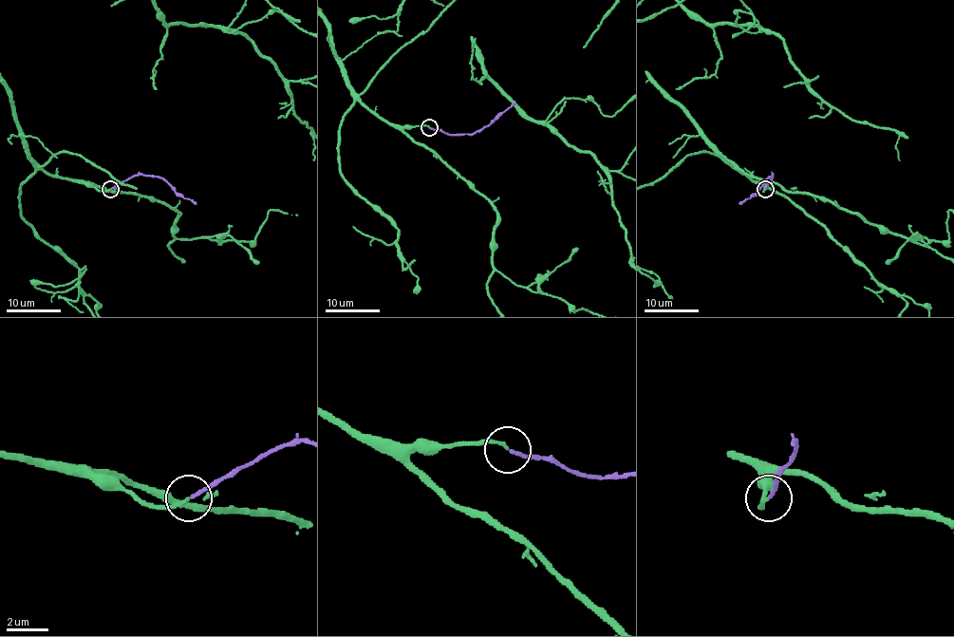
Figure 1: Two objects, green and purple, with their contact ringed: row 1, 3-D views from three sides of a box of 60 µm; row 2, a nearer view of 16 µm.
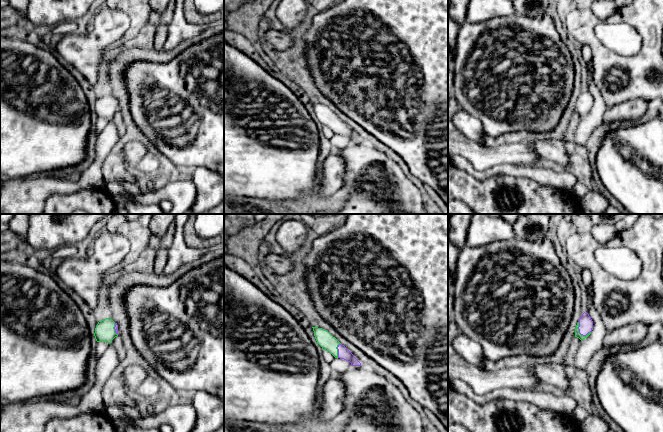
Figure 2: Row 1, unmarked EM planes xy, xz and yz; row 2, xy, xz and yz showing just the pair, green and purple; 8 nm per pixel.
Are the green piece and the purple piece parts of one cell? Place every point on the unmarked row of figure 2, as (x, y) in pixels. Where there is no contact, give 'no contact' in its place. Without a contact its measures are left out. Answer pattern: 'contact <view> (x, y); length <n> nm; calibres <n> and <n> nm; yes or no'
contact yz (578, 106); length 130 nm; calibres 50 and 110 nm; yes

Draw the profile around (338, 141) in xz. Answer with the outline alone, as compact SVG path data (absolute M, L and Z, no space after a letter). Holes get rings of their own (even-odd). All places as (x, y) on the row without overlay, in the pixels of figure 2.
M334 134L330 141L334 149L344 149L351 143L350 138L340 134Z

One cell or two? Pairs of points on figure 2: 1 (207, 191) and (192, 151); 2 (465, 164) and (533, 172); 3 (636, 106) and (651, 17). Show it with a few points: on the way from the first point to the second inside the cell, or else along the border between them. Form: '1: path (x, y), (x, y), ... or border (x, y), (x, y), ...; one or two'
1: border (190, 169), (205, 167), (213, 171); two
2: path (482, 174), (494, 170), (516, 171); one
3: border (648, 101), (626, 100), (614, 105); two

